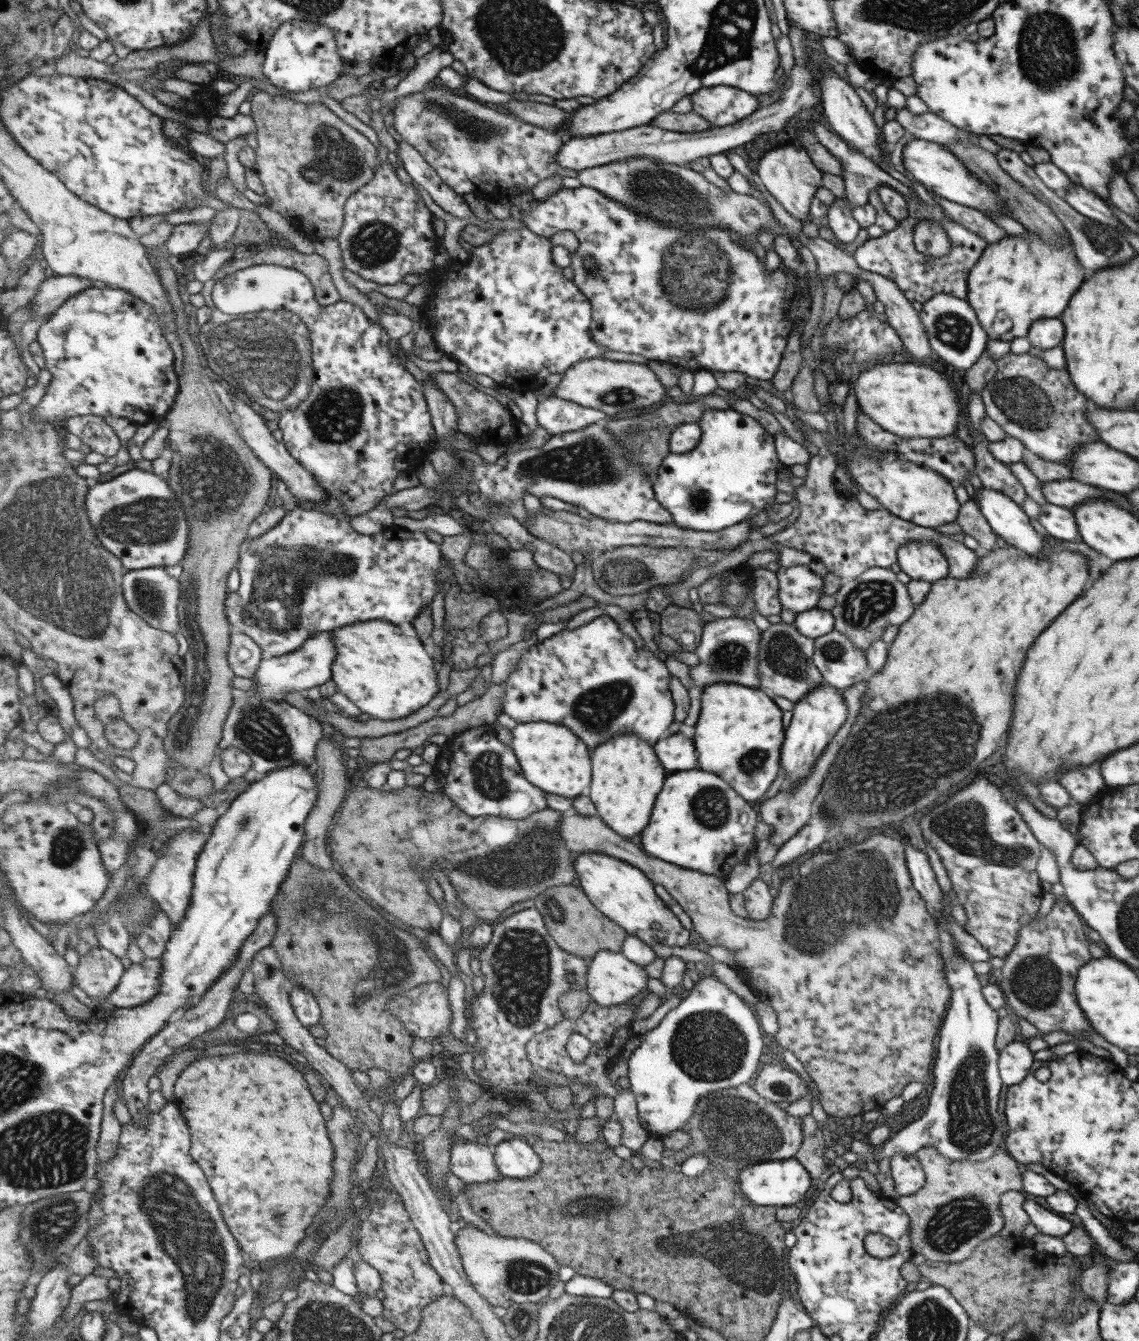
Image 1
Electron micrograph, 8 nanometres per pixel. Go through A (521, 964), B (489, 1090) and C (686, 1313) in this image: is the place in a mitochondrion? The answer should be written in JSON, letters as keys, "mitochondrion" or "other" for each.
{"A":"mitochondrion","B":"other","C":"other"}

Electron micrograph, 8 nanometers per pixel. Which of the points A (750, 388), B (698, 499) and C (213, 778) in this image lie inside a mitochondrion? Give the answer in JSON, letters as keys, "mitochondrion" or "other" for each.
{"A":"other","B":"mitochondrion","C":"other"}

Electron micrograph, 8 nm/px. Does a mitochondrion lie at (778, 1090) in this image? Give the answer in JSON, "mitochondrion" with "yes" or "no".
{"mitochondrion":"yes"}

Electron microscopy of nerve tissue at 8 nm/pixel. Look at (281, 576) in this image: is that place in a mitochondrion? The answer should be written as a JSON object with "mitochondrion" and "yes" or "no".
{"mitochondrion":"yes"}

